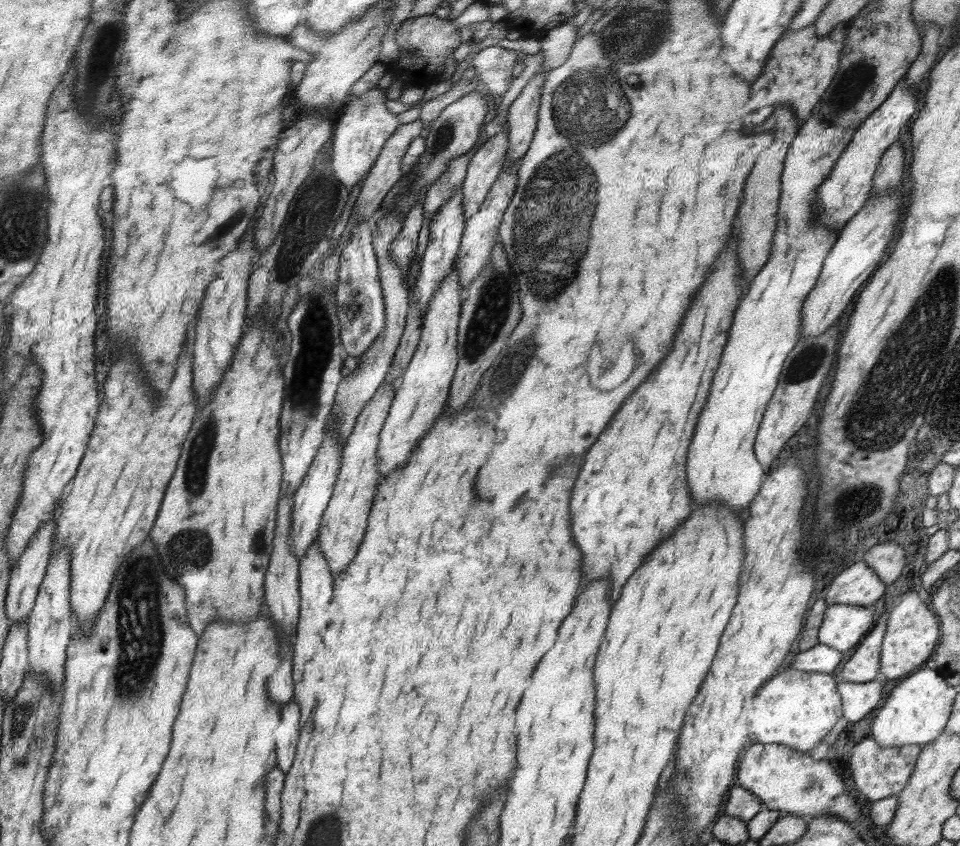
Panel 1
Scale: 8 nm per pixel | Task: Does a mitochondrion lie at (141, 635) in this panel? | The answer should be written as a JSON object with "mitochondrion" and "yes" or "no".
{"mitochondrion":"yes"}

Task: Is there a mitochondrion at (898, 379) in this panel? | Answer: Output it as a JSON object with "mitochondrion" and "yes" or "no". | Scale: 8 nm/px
{"mitochondrion":"yes"}

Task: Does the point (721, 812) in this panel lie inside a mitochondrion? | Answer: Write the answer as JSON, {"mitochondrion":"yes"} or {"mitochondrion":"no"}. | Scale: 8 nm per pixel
{"mitochondrion":"no"}

